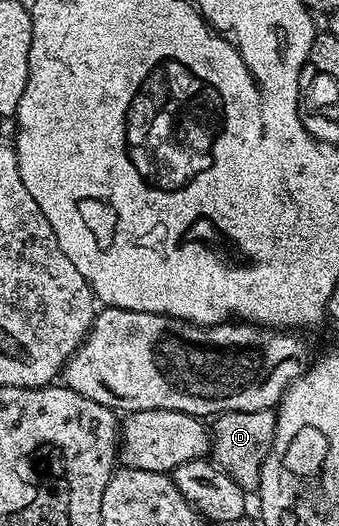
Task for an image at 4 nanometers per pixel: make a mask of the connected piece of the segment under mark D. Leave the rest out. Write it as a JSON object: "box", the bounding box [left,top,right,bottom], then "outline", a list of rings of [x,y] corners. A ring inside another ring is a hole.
{"box":[211,409,277,494],"outline":[[[274,409],[255,410],[254,412],[222,412],[211,424],[211,459],[217,467],[231,477],[246,494],[256,493],[261,484],[261,471],[263,462],[273,445],[275,438],[275,426],[277,425],[277,414]]]}

